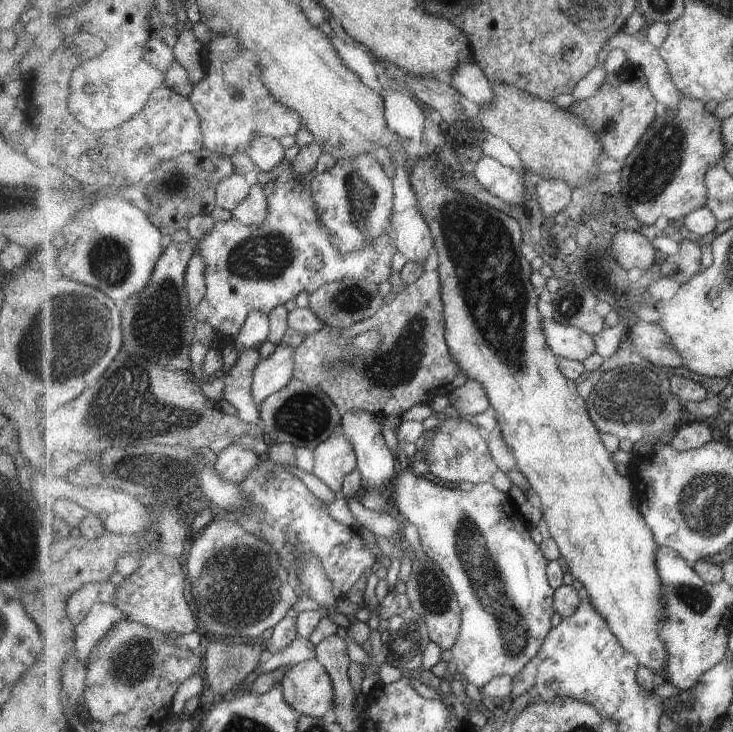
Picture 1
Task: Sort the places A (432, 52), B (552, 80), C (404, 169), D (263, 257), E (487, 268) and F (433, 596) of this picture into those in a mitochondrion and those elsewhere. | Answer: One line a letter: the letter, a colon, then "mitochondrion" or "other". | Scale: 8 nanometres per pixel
A: other
B: other
C: other
D: mitochondrion
E: mitochondrion
F: mitochondrion

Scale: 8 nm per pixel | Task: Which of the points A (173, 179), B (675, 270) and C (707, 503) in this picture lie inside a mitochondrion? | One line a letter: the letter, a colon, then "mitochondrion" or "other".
A: mitochondrion
B: mitochondrion
C: mitochondrion

